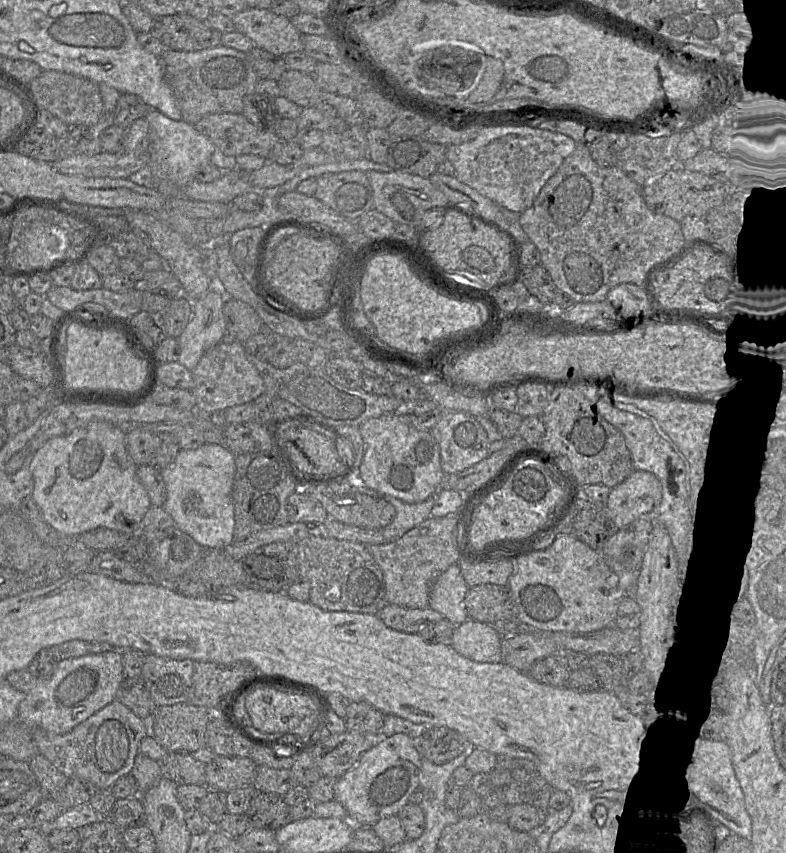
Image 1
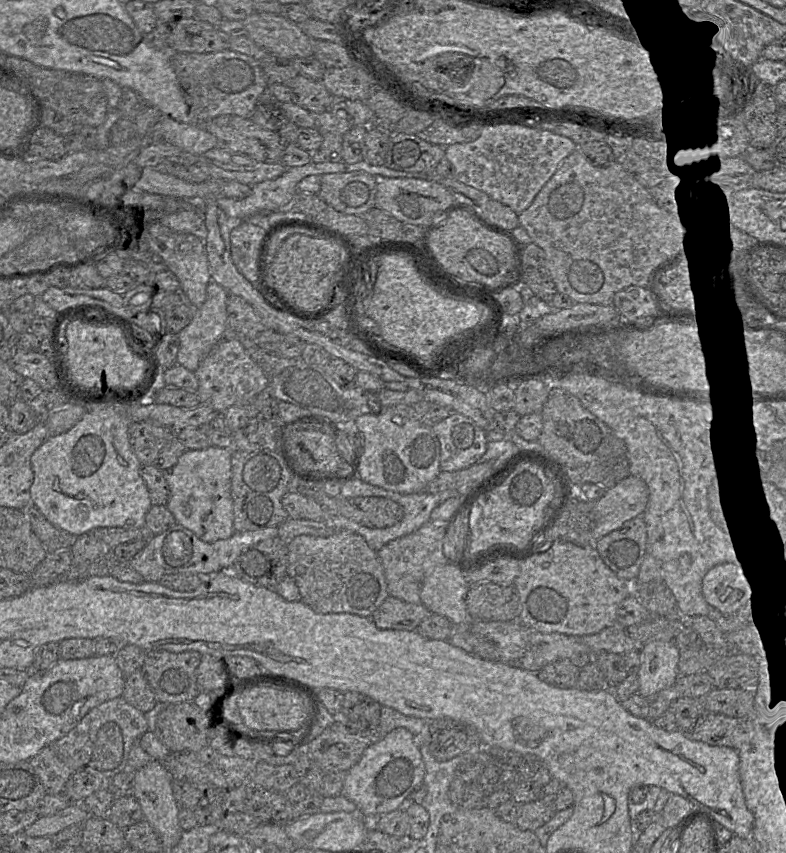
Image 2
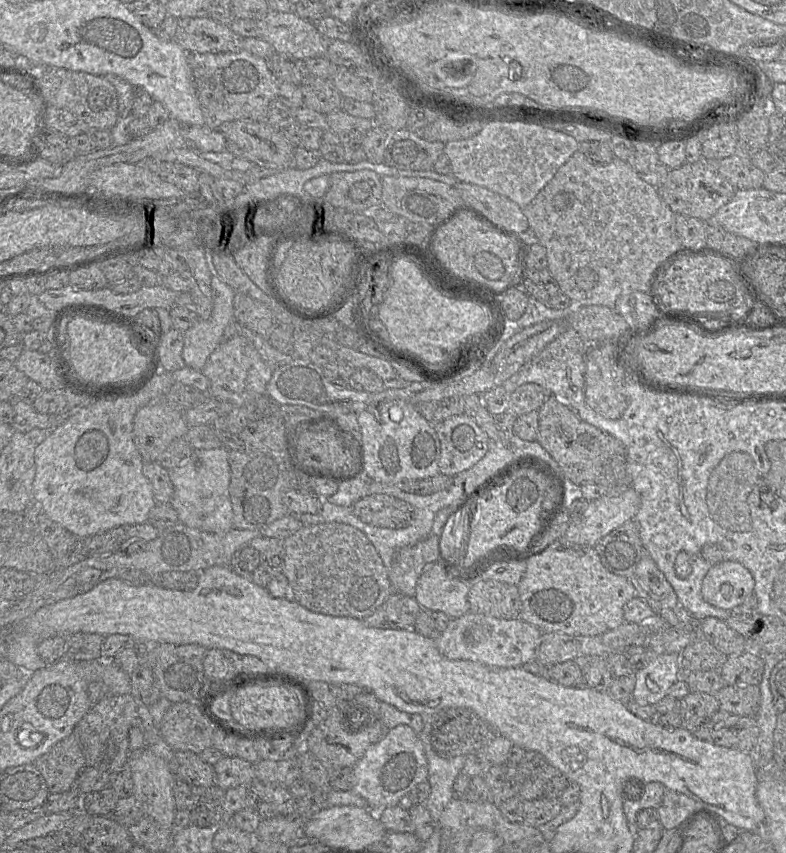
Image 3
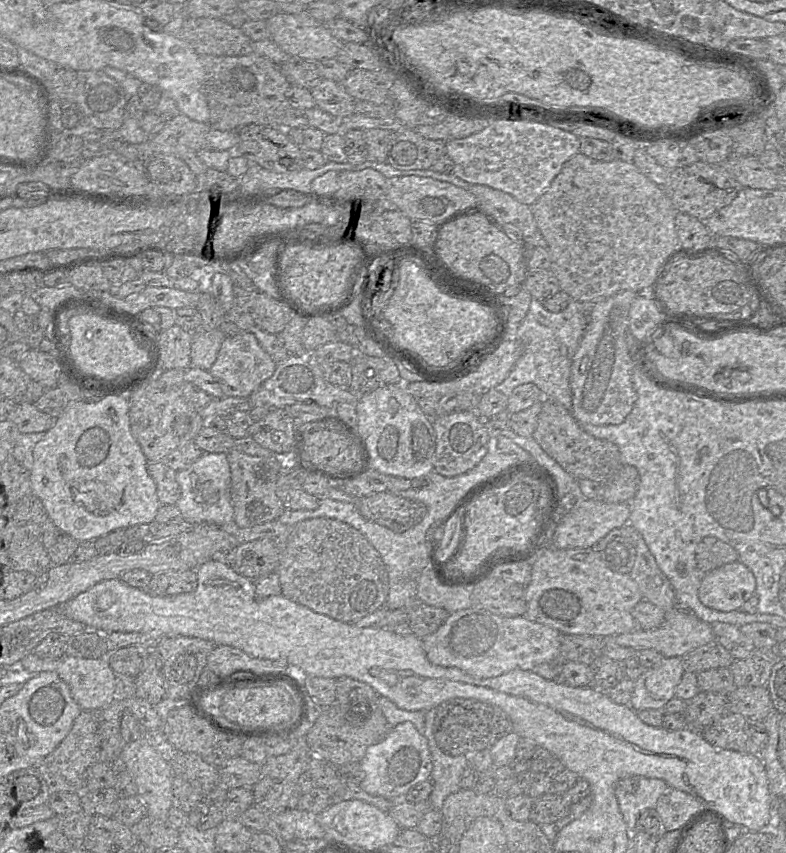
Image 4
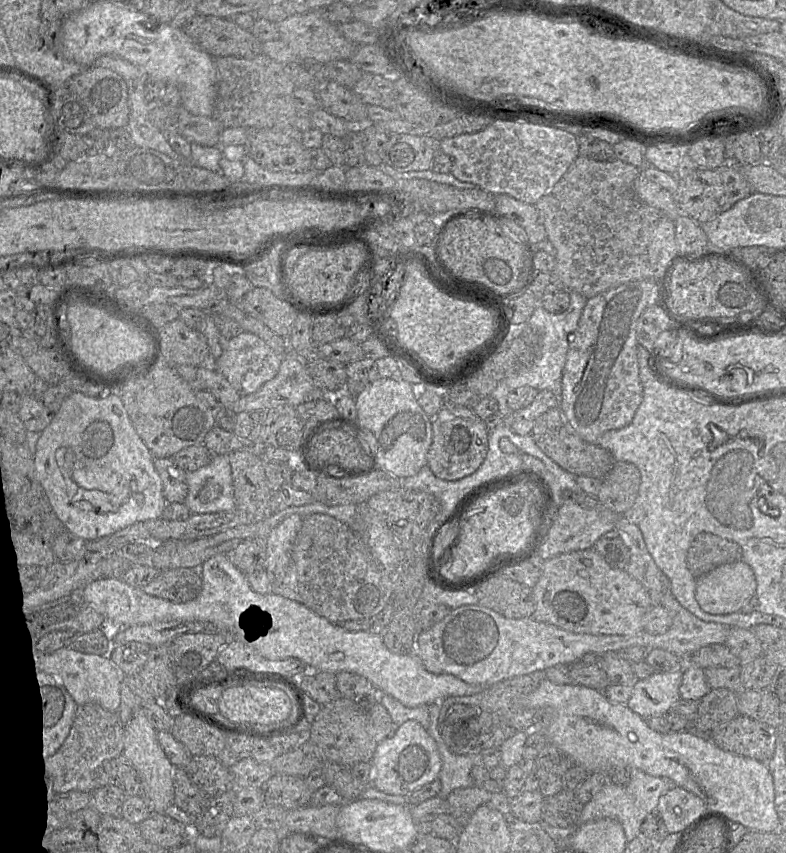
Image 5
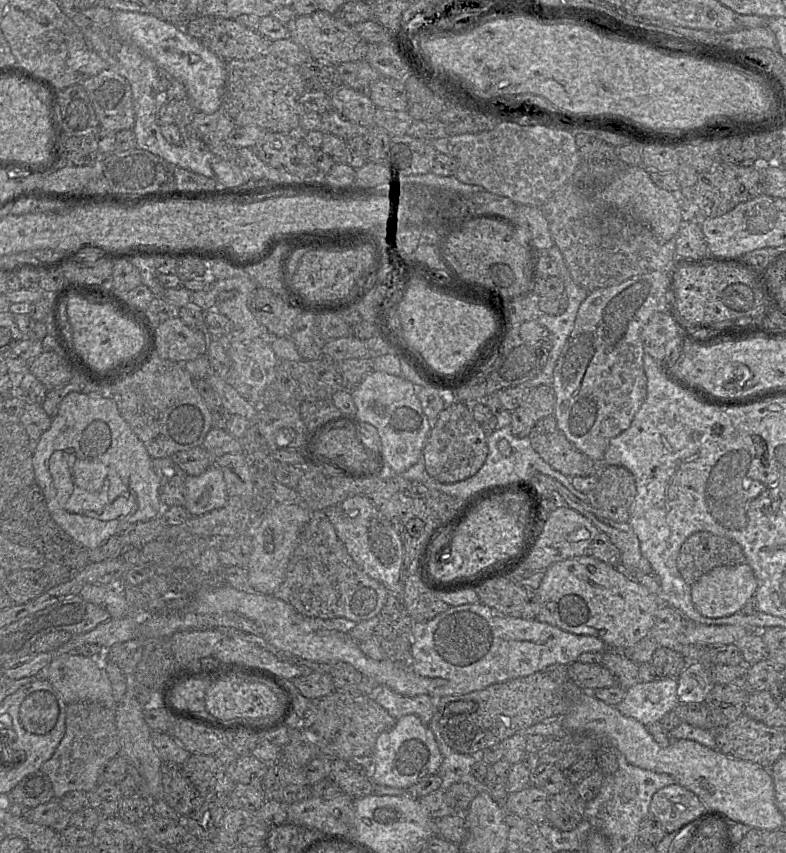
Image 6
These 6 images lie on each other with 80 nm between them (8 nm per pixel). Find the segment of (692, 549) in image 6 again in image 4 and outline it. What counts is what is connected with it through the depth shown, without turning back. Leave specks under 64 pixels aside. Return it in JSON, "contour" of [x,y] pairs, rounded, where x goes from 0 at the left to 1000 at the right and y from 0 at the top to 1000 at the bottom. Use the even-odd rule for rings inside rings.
{"contour":[[[901,628],[887,639],[884,654],[888,667],[901,672],[939,657],[939,647],[930,639]]]}

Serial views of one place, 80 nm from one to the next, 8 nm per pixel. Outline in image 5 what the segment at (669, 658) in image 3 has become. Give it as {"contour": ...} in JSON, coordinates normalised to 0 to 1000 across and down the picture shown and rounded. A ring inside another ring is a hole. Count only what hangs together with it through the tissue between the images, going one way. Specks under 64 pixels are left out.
{"contour":[[[869,785],[833,788],[824,795],[809,796],[798,828],[819,843],[845,839],[865,818]]]}

